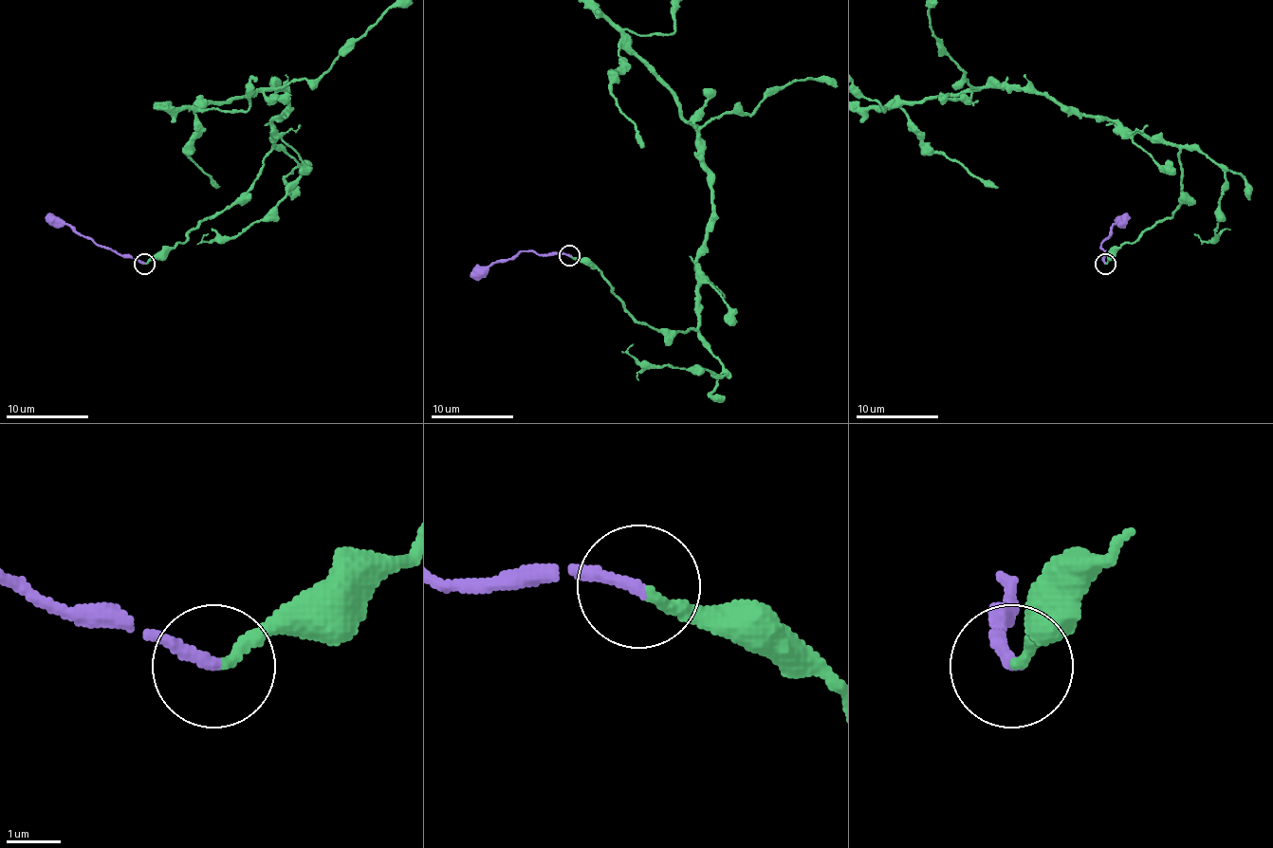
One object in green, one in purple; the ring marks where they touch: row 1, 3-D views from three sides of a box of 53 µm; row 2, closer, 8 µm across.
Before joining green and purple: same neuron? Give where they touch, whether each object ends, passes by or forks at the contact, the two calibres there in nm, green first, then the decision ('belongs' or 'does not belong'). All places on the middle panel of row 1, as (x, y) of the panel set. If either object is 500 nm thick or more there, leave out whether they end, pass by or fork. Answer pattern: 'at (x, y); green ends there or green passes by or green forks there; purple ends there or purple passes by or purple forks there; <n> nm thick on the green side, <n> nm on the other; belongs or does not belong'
at (569, 255); green ends there; purple ends there; 200 nm thick on the green side, 240 nm on the other; belongs

